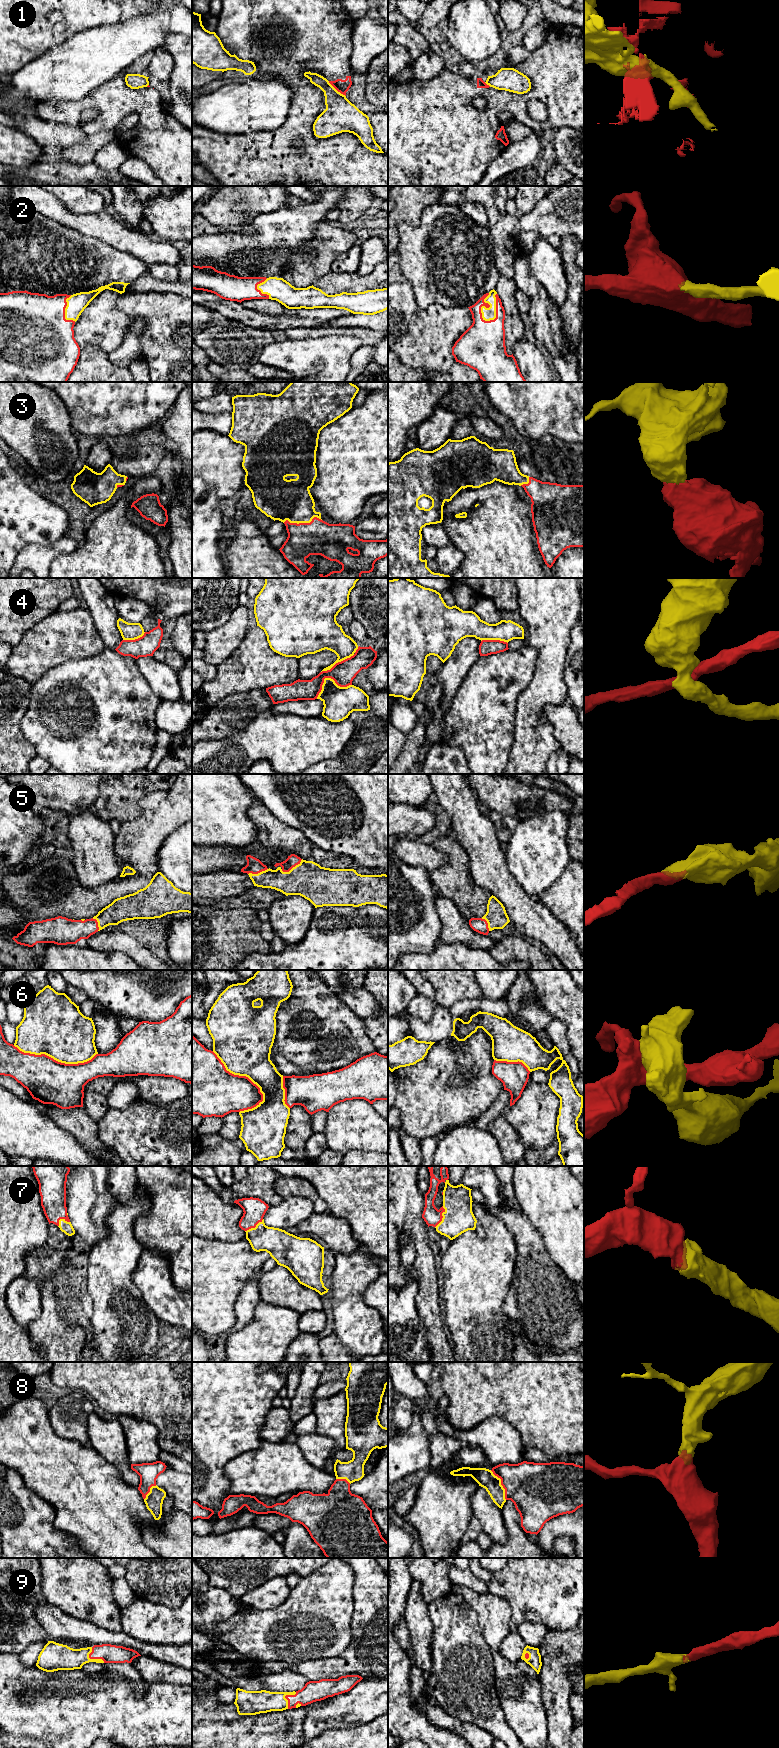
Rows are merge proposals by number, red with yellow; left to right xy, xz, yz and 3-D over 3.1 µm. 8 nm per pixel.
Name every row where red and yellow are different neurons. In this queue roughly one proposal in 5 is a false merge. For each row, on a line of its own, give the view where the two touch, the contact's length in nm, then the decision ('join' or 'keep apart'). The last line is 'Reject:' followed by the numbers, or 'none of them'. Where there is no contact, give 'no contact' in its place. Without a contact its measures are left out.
1: xz | 190 nm | keep apart
2: yz | 240 nm | join
3: xz | 320 nm | join
4: xz | 300 nm | keep apart
5: xz | 200 nm | join
6: xz | 600 nm | keep apart
7: yz | 190 nm | join
8: yz | 280 nm | join
9: xy | 170 nm | join
Reject: 1, 4, 6

